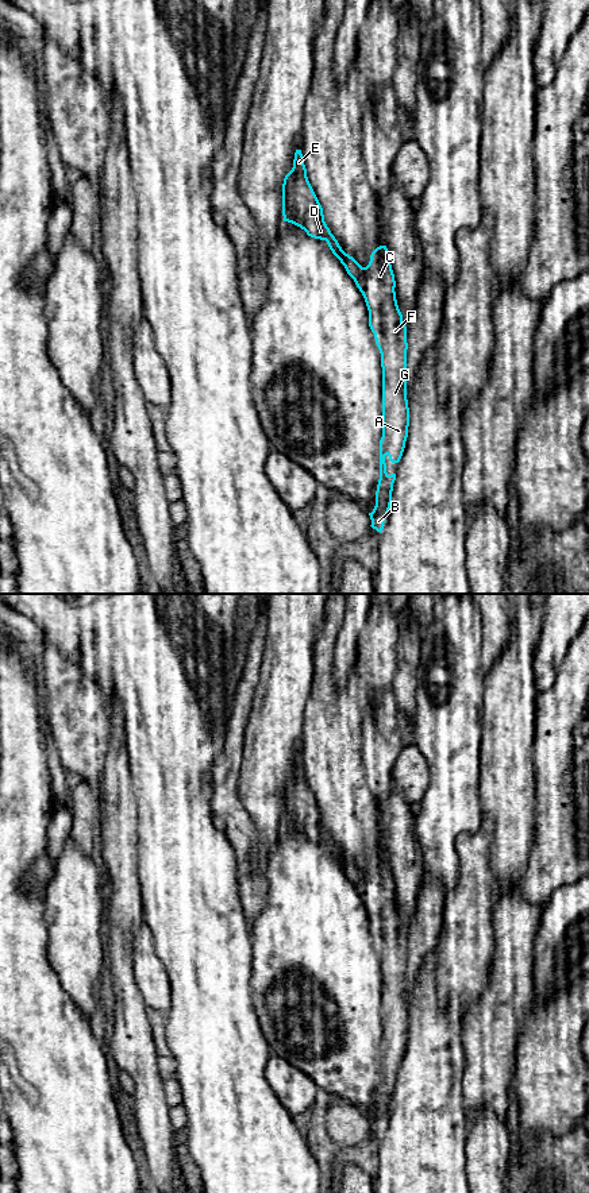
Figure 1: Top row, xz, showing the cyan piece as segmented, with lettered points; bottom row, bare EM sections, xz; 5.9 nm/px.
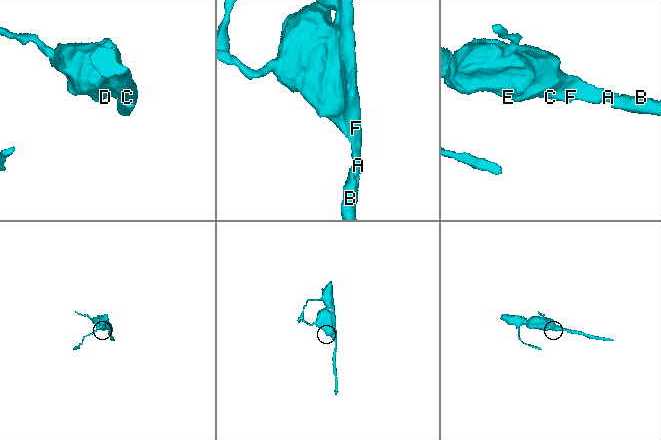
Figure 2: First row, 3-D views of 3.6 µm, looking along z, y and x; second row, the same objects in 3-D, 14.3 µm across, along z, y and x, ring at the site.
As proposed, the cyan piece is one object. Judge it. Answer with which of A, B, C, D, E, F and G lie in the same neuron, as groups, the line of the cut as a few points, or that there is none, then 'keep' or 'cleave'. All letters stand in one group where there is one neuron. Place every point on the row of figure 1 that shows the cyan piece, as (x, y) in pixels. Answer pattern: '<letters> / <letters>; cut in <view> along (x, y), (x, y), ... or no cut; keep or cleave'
A B C D E F G; no cut; keep

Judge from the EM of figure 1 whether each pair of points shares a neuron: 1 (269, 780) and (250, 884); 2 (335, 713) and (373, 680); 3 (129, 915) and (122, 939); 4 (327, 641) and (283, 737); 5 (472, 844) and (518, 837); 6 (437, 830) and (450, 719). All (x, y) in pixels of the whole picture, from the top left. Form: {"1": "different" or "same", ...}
{"1": "different", "2": "different", "3": "same", "4": "different", "5": "different", "6": "same"}

